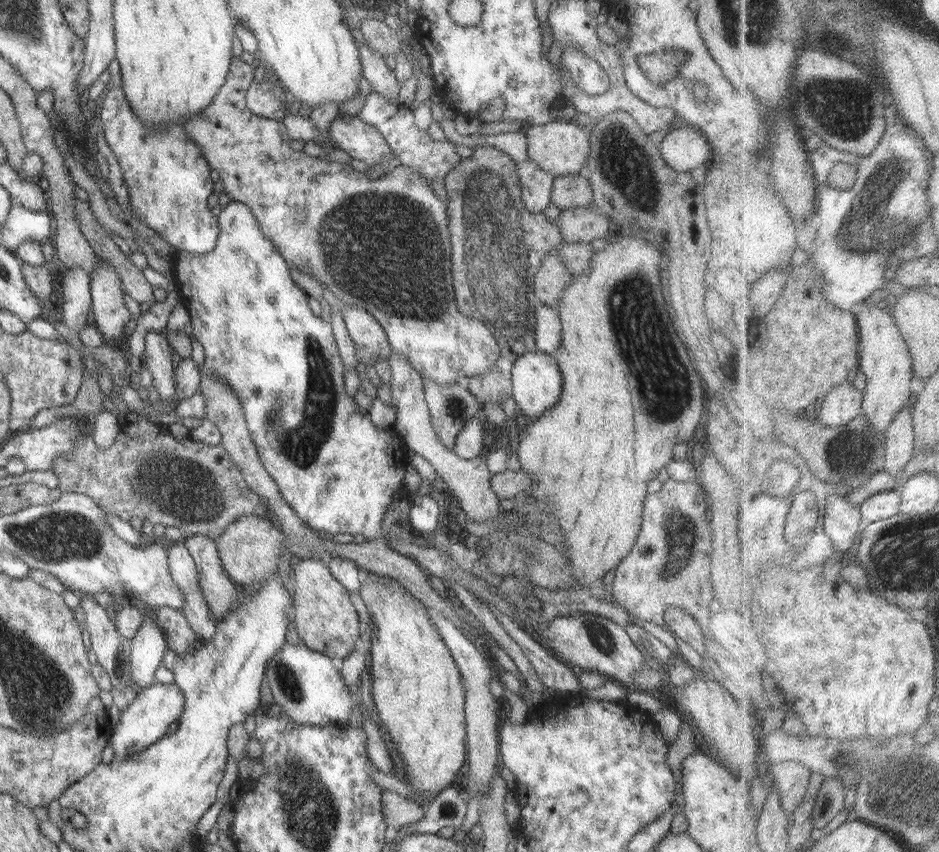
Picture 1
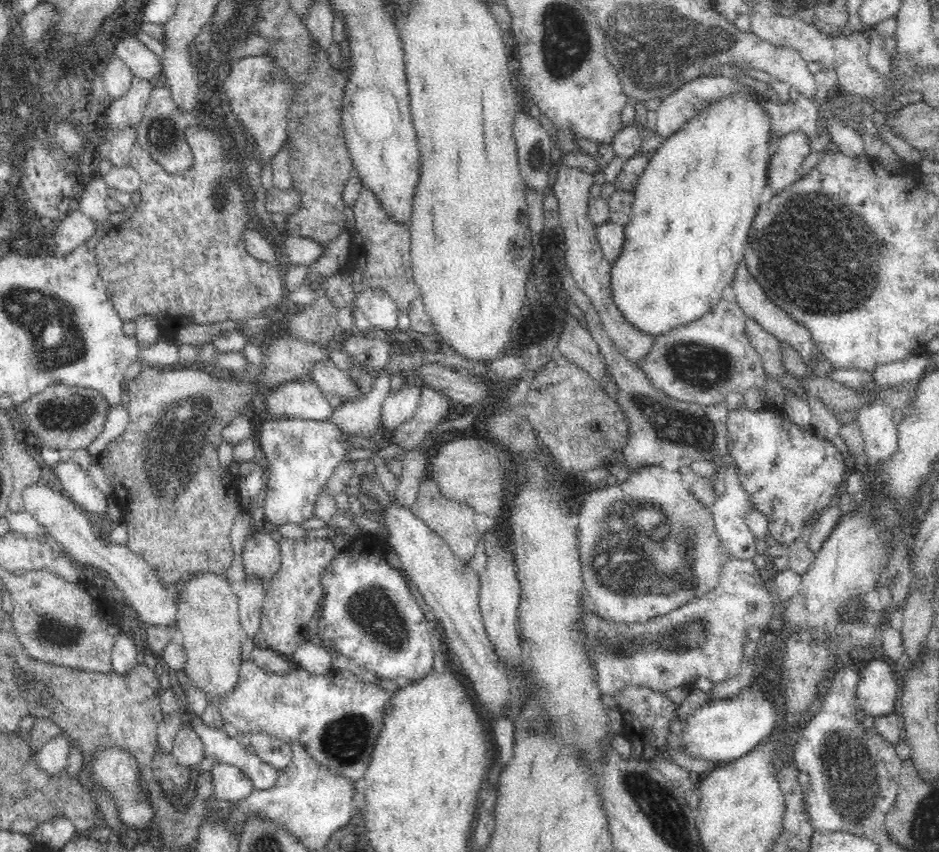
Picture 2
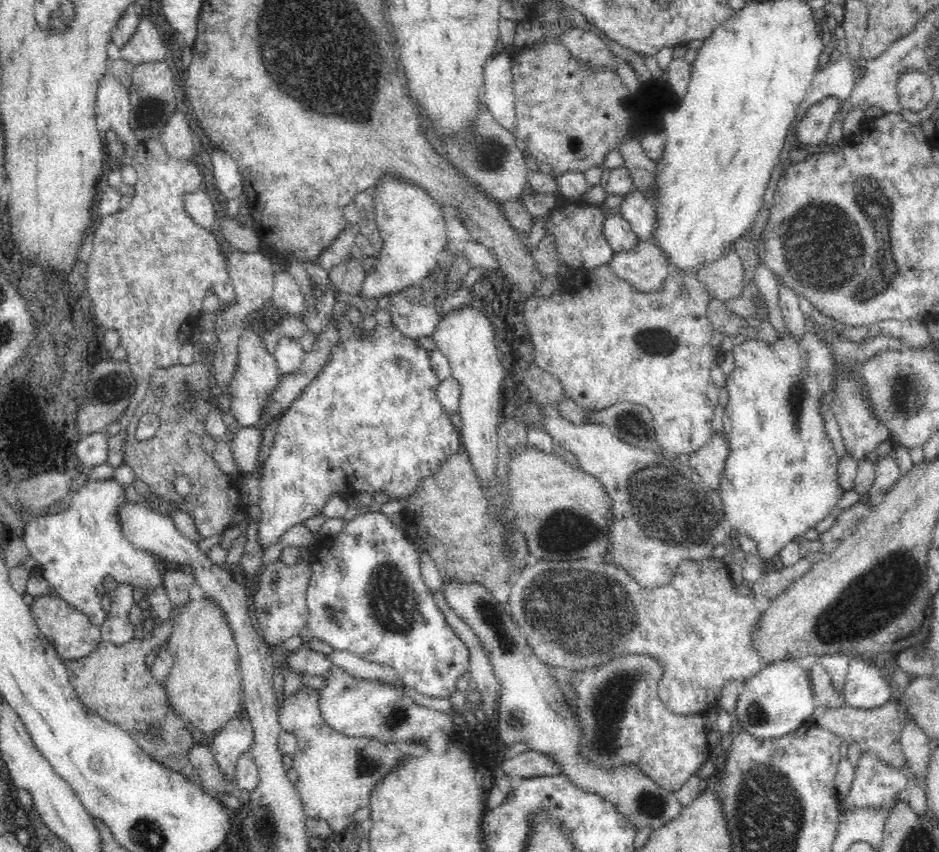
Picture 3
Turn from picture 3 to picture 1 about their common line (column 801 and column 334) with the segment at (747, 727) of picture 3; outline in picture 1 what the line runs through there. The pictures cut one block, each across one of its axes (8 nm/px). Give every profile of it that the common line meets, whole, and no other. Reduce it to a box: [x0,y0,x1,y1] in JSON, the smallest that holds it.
[263,641,353,727]

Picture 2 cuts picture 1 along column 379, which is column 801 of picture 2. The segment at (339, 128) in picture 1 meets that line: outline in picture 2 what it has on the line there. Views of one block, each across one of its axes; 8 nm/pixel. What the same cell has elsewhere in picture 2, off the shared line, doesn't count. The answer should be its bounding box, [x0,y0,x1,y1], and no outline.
[766,130,810,196]

